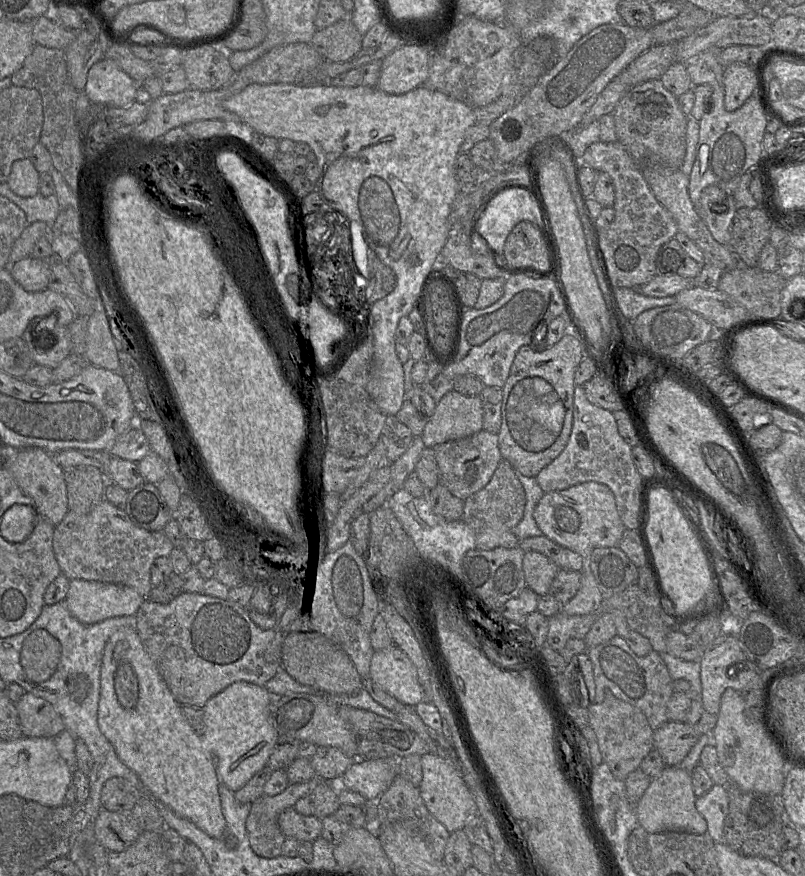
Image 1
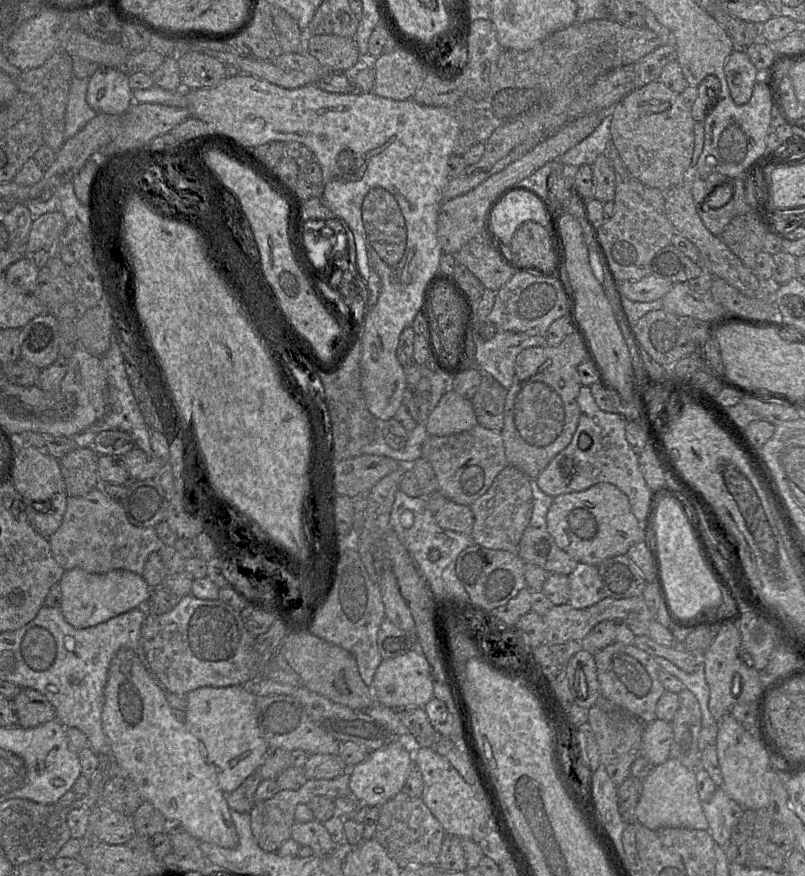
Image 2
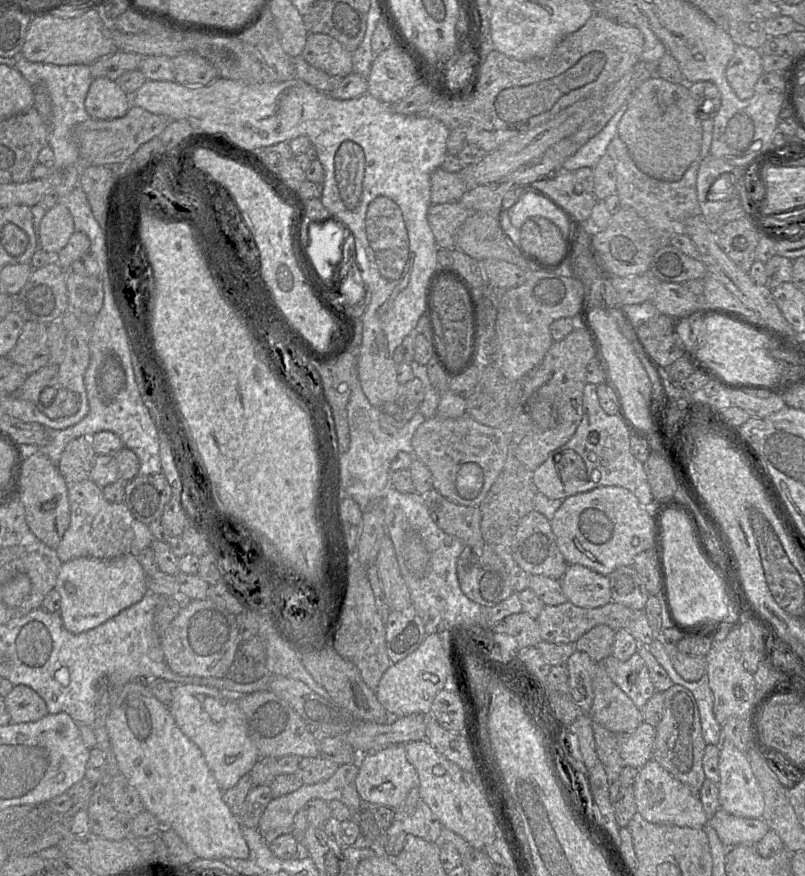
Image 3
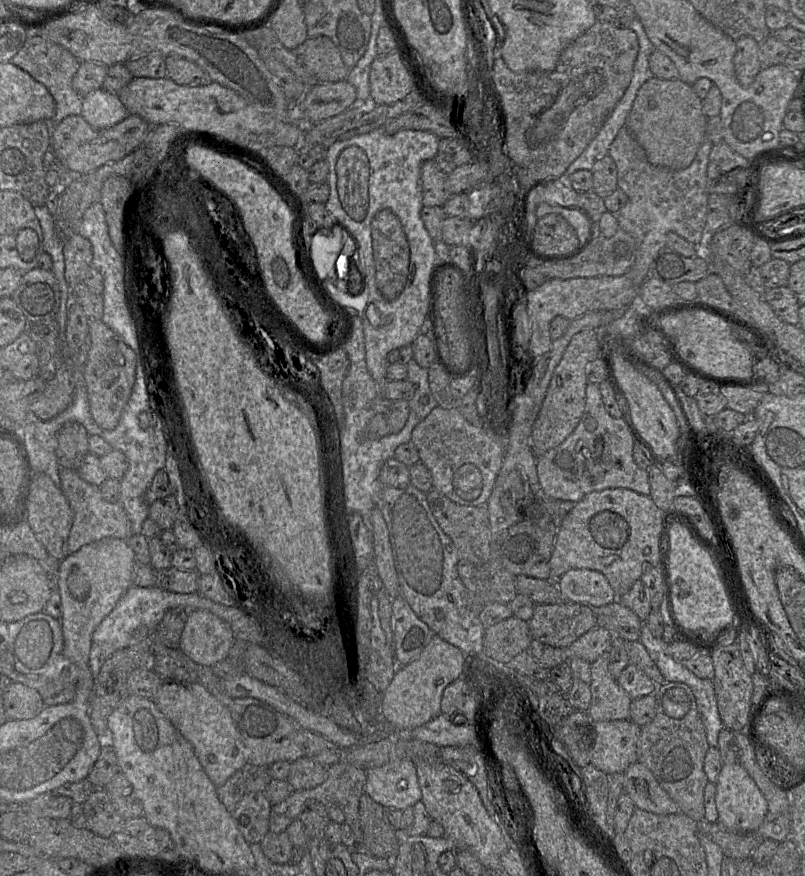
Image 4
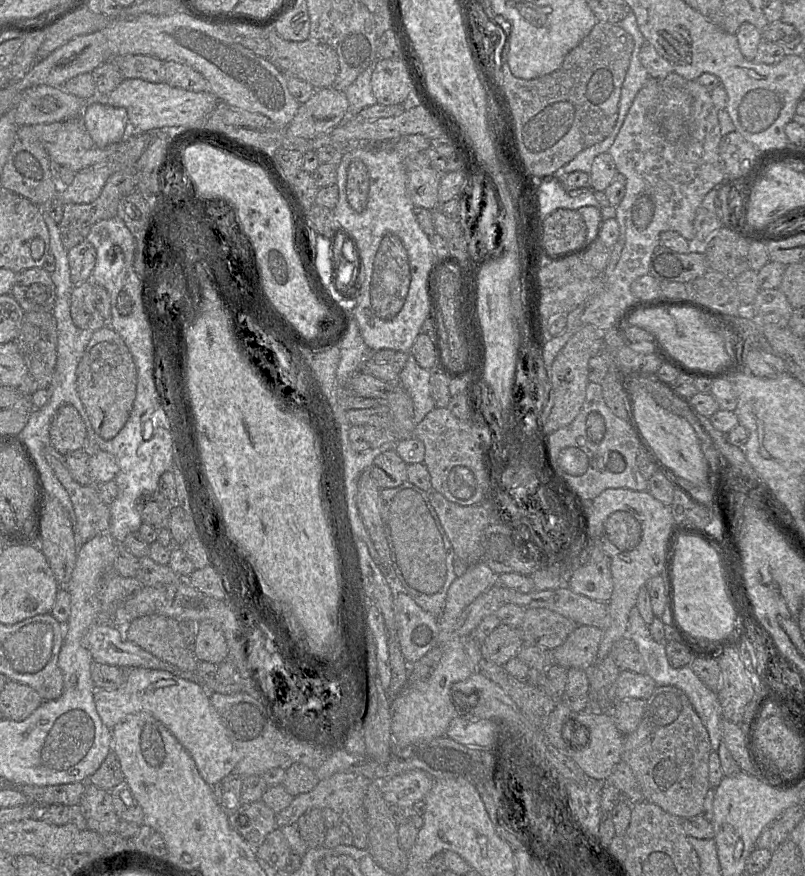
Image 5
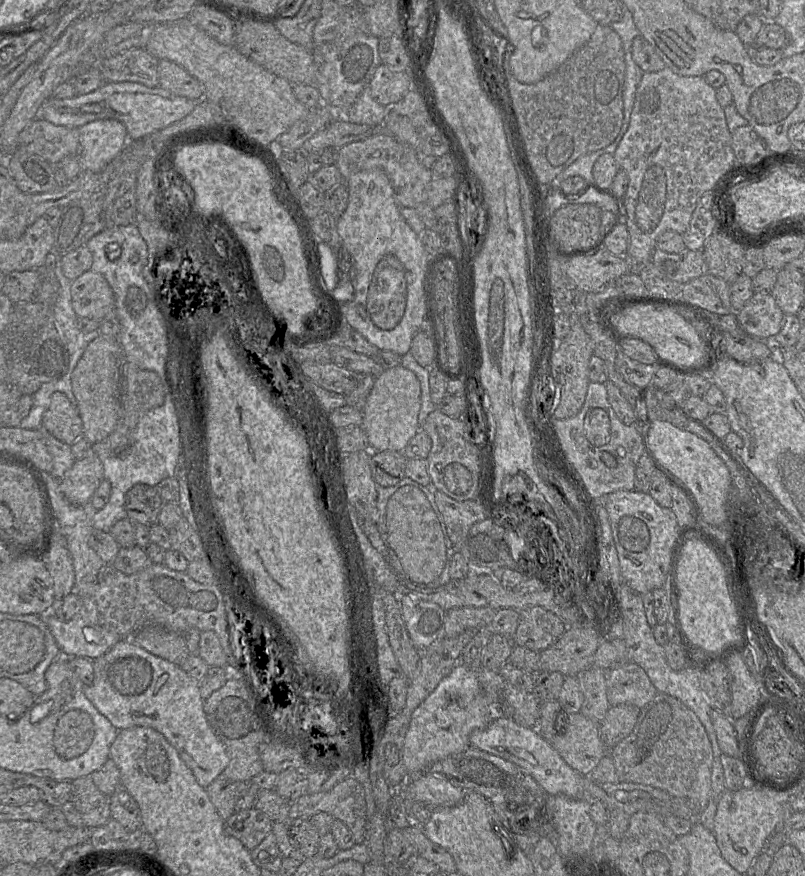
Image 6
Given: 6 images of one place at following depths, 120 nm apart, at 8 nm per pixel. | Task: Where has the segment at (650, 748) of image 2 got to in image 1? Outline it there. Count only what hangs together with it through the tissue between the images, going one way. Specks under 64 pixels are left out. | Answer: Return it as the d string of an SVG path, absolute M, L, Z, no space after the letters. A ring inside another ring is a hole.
M667 721L659 729L653 731L653 748L659 752L666 766L679 766L700 736L686 722Z

